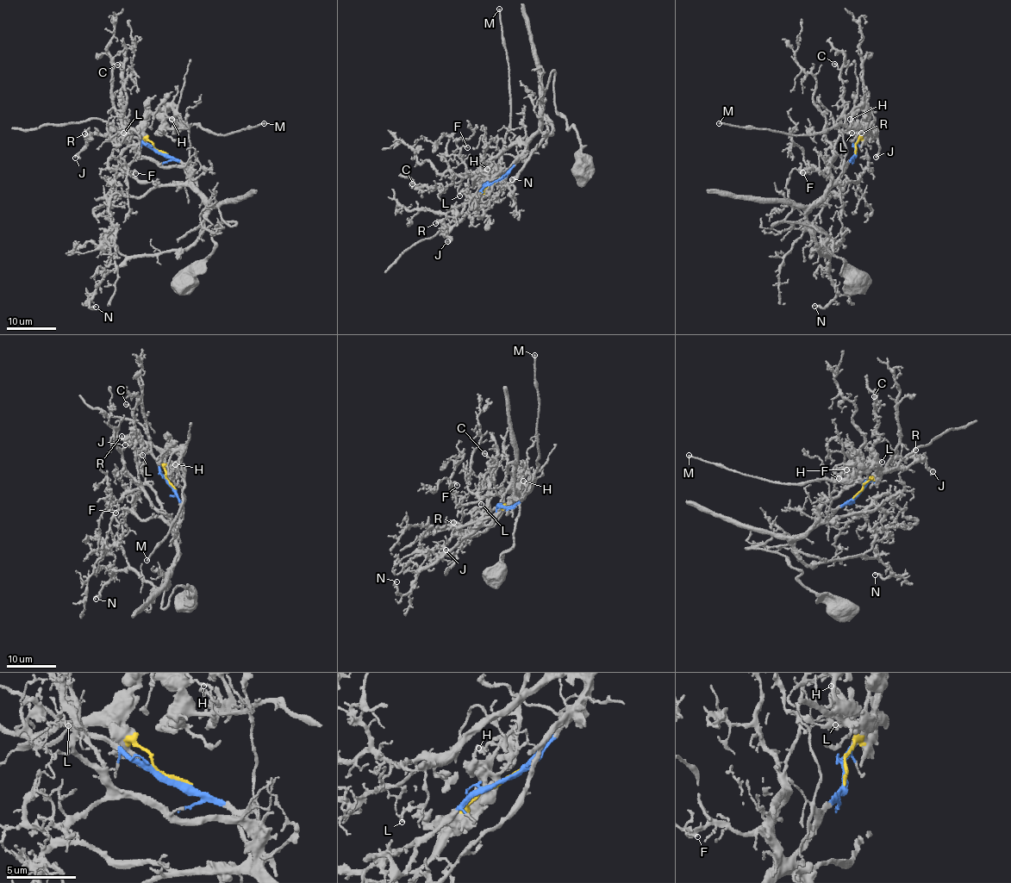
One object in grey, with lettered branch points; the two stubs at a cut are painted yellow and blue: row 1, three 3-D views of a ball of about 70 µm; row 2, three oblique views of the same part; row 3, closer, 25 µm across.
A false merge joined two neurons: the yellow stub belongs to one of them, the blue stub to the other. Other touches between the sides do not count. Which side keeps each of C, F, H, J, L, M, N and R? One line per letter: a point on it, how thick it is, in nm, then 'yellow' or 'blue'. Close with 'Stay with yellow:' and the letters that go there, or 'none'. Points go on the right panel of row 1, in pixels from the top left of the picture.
C: place (834, 64); calibre 170 nm; blue
F: place (802, 172); calibre 100 nm; blue
H: place (850, 119); calibre 240 nm; yellow
J: place (876, 157); calibre 160 nm; yellow
L: place (851, 133); calibre 200 nm; blue
M: place (719, 123); calibre 280 nm; yellow
N: place (814, 306); calibre 140 nm; blue
R: place (861, 133); calibre 260 nm; yellow
Stay with yellow: H, J, M, R

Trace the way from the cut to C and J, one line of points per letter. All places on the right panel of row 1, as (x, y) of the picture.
C: (855, 152), (833, 178), (828, 167), (844, 108), (841, 71), (834, 64)
J: (855, 152), (859, 139), (864, 139), (868, 133), (876, 133), (879, 150), (875, 157)

